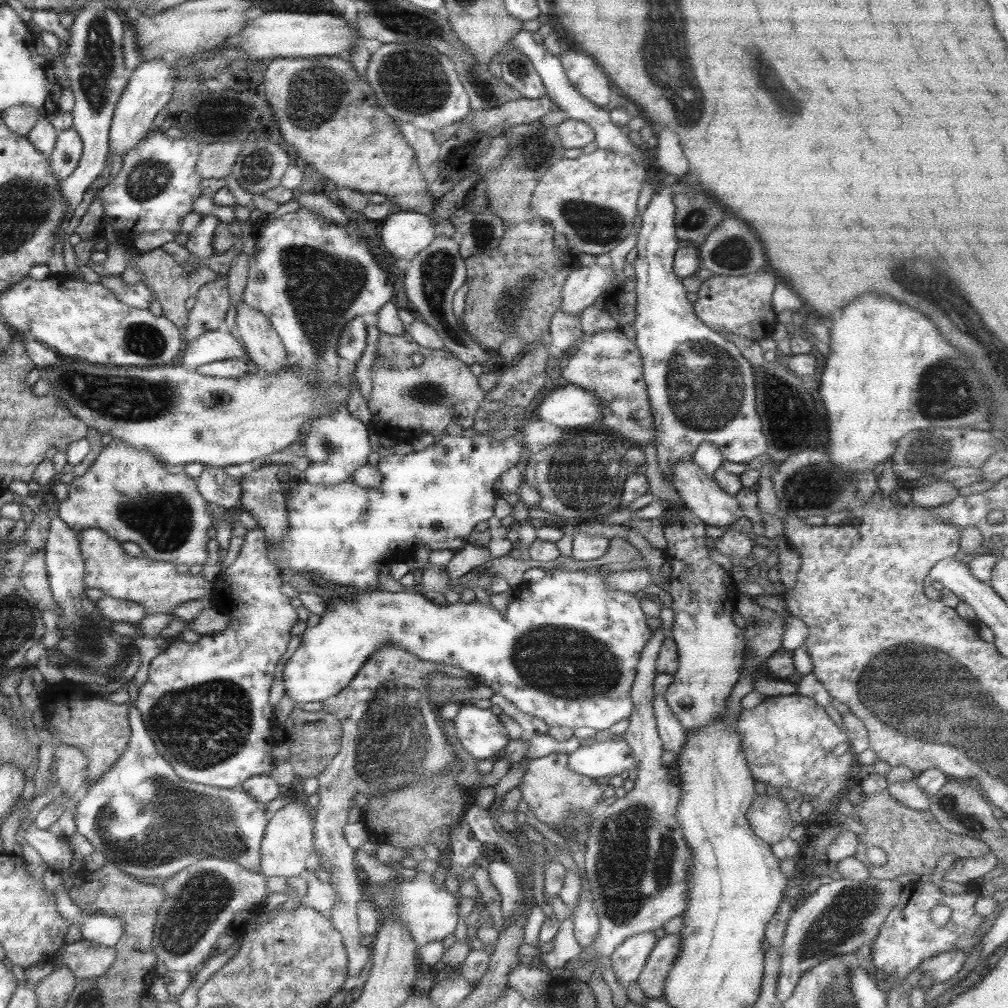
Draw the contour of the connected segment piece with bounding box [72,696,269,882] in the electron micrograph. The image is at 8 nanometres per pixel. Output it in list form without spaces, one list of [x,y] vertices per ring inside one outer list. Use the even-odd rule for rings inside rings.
[[[131,696],[127,702],[127,704],[129,704],[127,721],[130,734],[123,753],[115,760],[115,763],[103,773],[103,776],[93,781],[93,783],[85,789],[85,795],[73,805],[72,813],[73,821],[75,821],[75,833],[81,834],[89,844],[92,844],[97,850],[101,850],[101,852],[107,856],[107,862],[114,864],[119,870],[122,870],[124,873],[142,882],[160,882],[167,879],[172,874],[179,872],[182,868],[193,864],[196,860],[206,859],[207,857],[221,860],[233,860],[235,864],[239,864],[241,868],[245,868],[249,870],[249,872],[259,873],[260,840],[262,839],[265,825],[267,825],[269,818],[269,815],[265,812],[265,805],[258,803],[257,800],[253,800],[247,792],[243,792],[240,786],[233,788],[217,788],[177,779],[175,773],[173,773],[173,769],[171,769],[171,765],[167,764],[167,760],[157,753],[153,745],[153,740],[147,735],[147,729],[145,729],[143,725],[143,720],[141,720],[141,716],[132,705],[132,702],[133,699]]]

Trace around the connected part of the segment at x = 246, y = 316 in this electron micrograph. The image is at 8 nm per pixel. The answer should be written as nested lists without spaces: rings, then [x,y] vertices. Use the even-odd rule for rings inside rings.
[[[243,302],[236,310],[235,333],[244,347],[247,362],[255,364],[252,371],[267,375],[287,367],[283,344],[269,321]]]

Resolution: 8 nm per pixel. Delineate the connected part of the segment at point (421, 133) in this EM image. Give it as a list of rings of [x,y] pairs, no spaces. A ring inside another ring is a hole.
[[[395,122],[395,126],[399,128],[399,132],[403,134],[403,138],[407,144],[411,146],[415,154],[415,160],[420,170],[433,166],[433,162],[438,160],[439,147],[435,143],[432,133],[413,127],[409,123]]]

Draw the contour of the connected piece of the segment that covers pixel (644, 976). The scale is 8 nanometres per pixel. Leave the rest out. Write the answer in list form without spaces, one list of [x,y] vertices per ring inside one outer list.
[[[679,933],[666,934],[655,941],[644,966],[635,981],[647,998],[660,1000],[669,969],[679,955]]]

